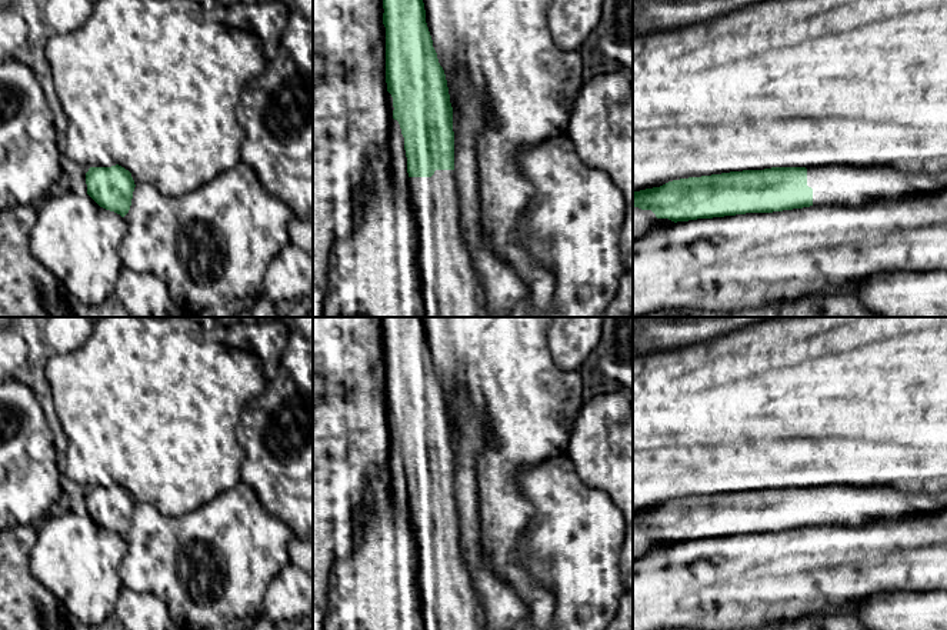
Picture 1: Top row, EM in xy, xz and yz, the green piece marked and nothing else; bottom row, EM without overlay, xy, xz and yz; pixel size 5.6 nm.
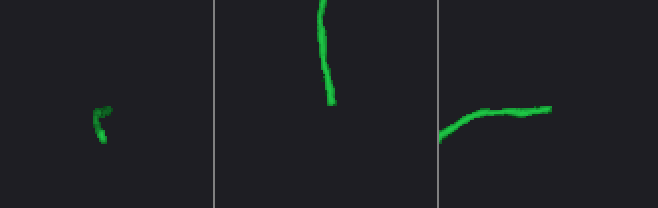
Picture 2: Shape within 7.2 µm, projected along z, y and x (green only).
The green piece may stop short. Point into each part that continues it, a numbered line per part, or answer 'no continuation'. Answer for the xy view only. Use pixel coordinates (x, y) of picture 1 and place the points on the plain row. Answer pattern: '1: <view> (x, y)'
no continuation

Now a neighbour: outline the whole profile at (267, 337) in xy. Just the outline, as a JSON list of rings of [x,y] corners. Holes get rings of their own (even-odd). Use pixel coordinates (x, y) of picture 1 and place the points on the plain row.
[[[257,319],[254,323],[236,321],[227,326],[224,343],[229,347],[254,353],[267,381],[281,369],[281,357],[290,339],[289,327],[279,319]]]

